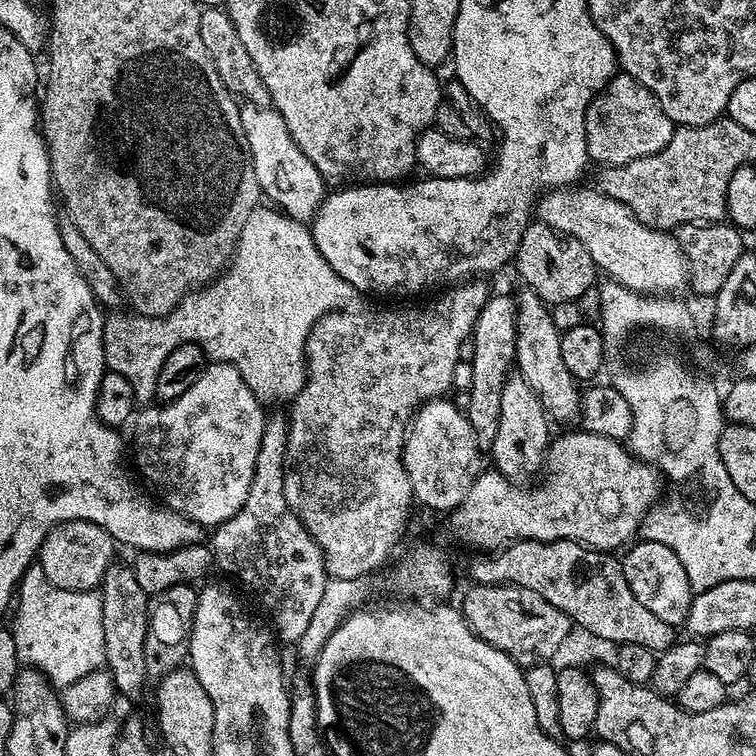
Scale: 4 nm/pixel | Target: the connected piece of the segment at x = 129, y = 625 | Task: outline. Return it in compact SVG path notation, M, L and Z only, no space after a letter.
M113 562L100 583L102 598L102 634L104 635L104 663L116 683L117 693L128 700L136 700L144 692L146 674L146 630L148 629L148 595L138 586L134 570L127 563Z

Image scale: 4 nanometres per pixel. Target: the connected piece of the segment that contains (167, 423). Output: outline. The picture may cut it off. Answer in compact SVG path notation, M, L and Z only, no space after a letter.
M212 362L182 398L156 407L160 408L141 407L134 416L136 464L141 474L156 487L155 495L164 507L173 508L178 514L205 526L215 526L234 518L234 514L242 510L246 494L250 494L250 482L258 462L266 419L266 412L260 409L263 408L261 401L256 399L250 386L242 382L242 374L233 364Z

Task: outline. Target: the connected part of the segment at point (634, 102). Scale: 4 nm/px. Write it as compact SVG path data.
M617 74L602 91L596 93L586 110L586 146L597 165L613 168L634 158L658 154L670 142L674 125L650 90L634 78Z

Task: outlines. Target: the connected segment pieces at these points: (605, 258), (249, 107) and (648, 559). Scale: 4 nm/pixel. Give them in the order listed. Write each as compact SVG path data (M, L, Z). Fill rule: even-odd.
M561 186L543 193L534 209L539 223L582 242L597 269L631 292L671 297L689 287L688 263L684 261L675 235L646 226L630 209L622 206L622 202L595 187L580 187Z
M241 103L240 117L242 134L246 134L261 193L267 199L269 196L273 200L269 201L291 220L311 221L326 195L326 185L314 162L310 162L310 158L306 158L306 154L298 150L294 138L290 138L290 130L286 130L286 122L282 122L275 108L259 108L253 104Z
M653 540L633 543L624 554L625 556L622 556L624 577L630 590L634 590L634 598L638 598L638 602L642 602L642 606L646 606L650 614L658 614L662 622L673 626L683 625L694 593L686 578L682 562L678 562L678 554L674 554L670 546L662 546L662 542Z

